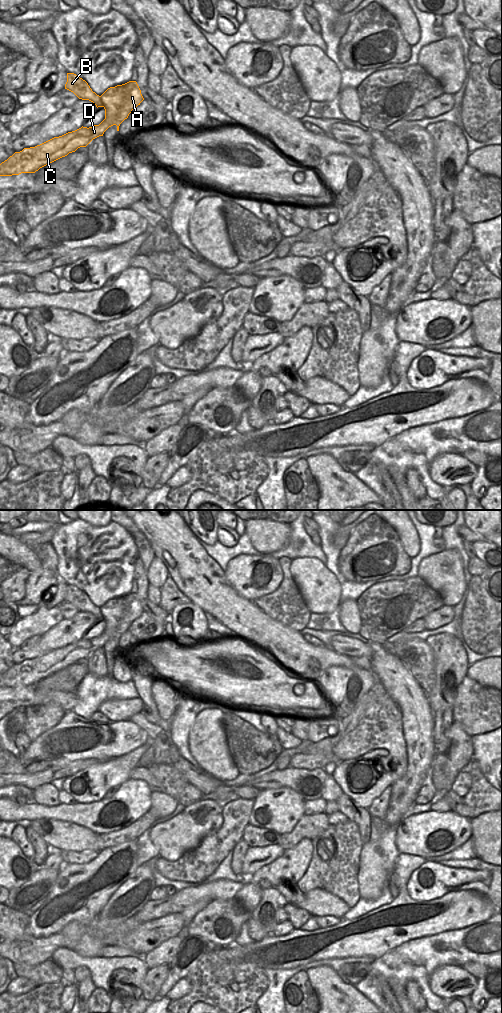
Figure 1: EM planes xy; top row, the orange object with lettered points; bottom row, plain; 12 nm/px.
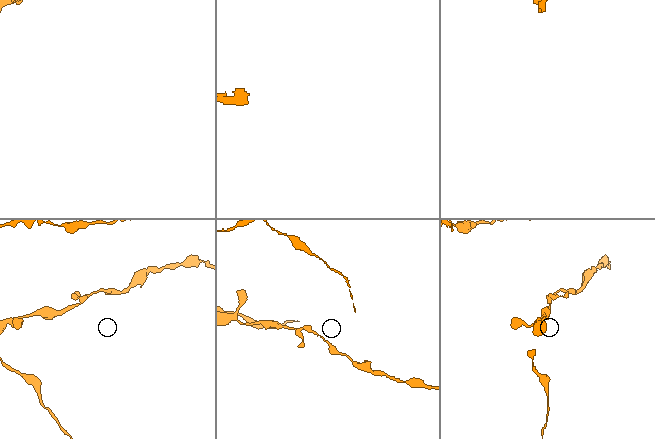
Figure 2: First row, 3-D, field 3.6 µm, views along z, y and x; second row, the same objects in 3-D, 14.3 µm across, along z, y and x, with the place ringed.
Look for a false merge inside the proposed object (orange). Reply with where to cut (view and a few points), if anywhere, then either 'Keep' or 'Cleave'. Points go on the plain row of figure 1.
No split. Keep

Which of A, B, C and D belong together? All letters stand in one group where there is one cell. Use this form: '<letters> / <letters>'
A B C D

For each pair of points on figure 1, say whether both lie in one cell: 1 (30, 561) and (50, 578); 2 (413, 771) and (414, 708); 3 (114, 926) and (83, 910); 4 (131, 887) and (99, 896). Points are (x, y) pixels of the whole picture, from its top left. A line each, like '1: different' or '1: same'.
1: different
2: same
3: different
4: different

